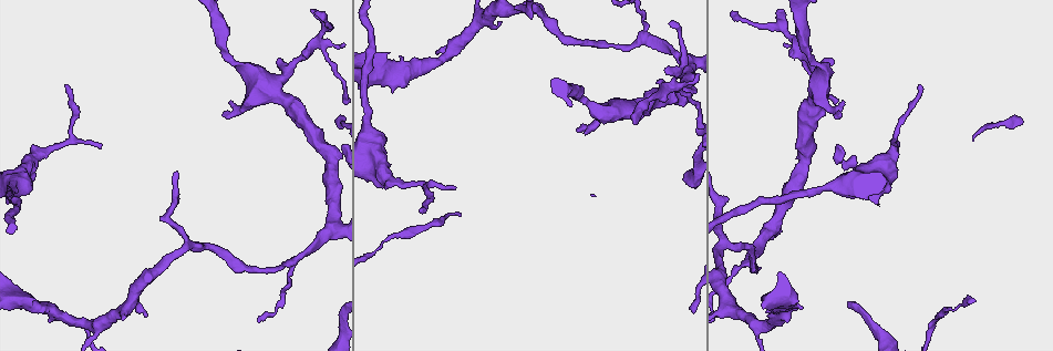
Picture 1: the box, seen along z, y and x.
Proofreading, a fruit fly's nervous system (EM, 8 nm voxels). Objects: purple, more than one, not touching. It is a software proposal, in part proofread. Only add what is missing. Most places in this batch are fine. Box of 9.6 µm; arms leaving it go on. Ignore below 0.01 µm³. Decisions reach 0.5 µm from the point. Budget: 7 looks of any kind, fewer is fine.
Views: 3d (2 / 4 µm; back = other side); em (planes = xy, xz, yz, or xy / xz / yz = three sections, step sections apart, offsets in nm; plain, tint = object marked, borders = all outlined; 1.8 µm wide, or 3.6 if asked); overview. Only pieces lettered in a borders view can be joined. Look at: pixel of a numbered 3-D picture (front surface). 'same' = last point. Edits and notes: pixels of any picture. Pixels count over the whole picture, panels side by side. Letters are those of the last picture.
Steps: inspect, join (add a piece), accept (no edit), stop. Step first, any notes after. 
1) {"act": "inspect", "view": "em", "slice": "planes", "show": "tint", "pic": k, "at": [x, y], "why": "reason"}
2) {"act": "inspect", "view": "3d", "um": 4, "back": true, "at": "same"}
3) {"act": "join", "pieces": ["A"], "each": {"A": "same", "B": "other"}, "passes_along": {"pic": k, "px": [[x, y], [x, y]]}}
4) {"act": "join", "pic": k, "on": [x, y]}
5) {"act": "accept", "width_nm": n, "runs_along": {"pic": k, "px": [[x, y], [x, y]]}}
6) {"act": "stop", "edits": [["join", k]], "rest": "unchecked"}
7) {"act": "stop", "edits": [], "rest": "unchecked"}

{"act": "inspect", "view": "em", "um": 3.6, "slice": "xy", "step": 16, "show": "tint", "pic": 1, "at": [277, 83], "why": "four or more arms meet"}

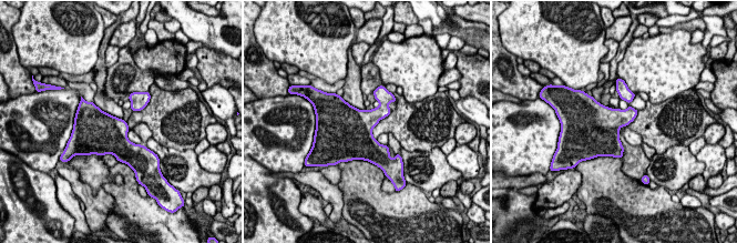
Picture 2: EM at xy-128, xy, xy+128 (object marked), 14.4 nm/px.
{"act": "inspect", "view": "em", "um": 3.6, "slice": "planes", "show": "borders", "at": "same"}

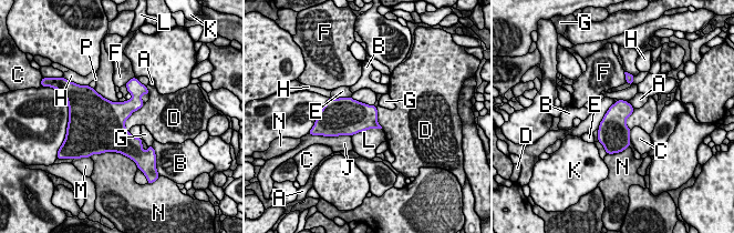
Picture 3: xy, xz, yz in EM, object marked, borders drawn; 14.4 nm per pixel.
{"act": "accept", "each": {"A": "other", "B": "other", "C": "other", "D": "other", "E": "other", "F": "other", "G": "other", "H": "other", "J": "other", "K": "other", "L": "other", "M": "other", "N": "other", "P": "other"}, "border": {"pic": 3, "px": [[144, 103], [125, 121], [128, 132]]}, "found": "no lettered piece goes on from it"}

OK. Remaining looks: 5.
{"act": "inspect", "view": "em", "slice": "yz", "step": 8, "show": "tint", "pic": 1, "at": [224, 111], "why": "free end"}

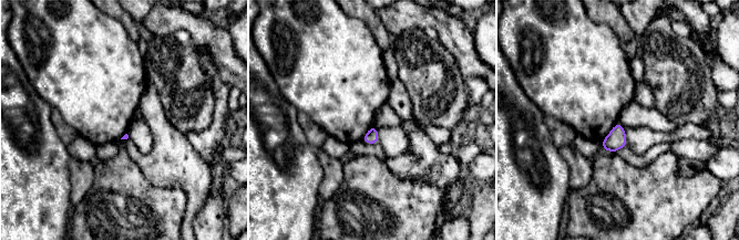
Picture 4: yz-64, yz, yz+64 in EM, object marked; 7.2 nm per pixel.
{"act": "inspect", "view": "em", "slice": "planes", "show": "borders", "at": "same"}

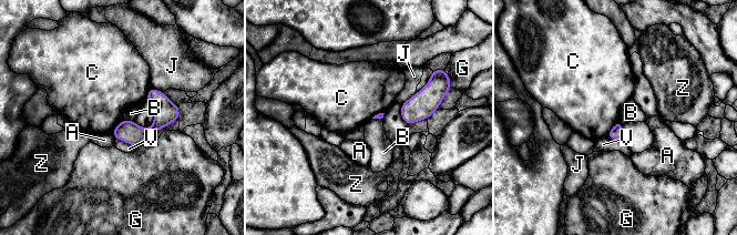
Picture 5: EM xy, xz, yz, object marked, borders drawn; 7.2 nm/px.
{"act": "accept", "each": {"A": "other", "B": "other", "C": "other", "G": "other", "J": "other", "V": "other", "Z": "other"}, "border": {"pic": 5, "px": [[617, 120], [605, 135]]}, "found": "none of them fits"}

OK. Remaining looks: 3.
{"act": "inspect", "view": "em", "slice": "xy", "step": 4, "show": "borders", "pic": 1, "at": [34, 300], "why": "free end"}

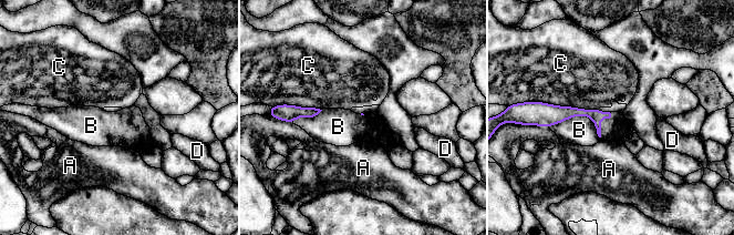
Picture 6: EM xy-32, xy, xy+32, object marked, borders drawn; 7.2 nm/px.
{"act": "inspect", "view": "em", "slice": "planes", "show": "borders", "at": "same", "why": "another direction"}

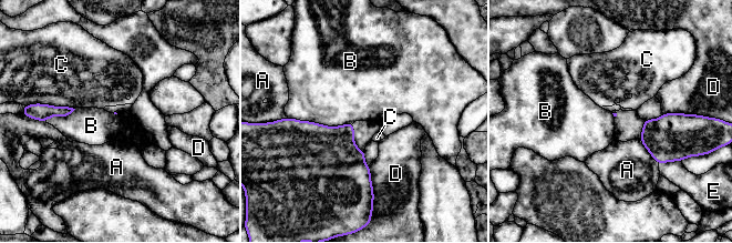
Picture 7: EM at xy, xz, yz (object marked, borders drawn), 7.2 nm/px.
{"act": "accept", "longest_contact_nm": ["B", 480], "each": {"A": "other", "B": "other", "C": "other", "D": "other", "E": "other"}, "found": "none of them fits"}

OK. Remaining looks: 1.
{"act": "stop", "edits": [], "rest": "unchecked"}

